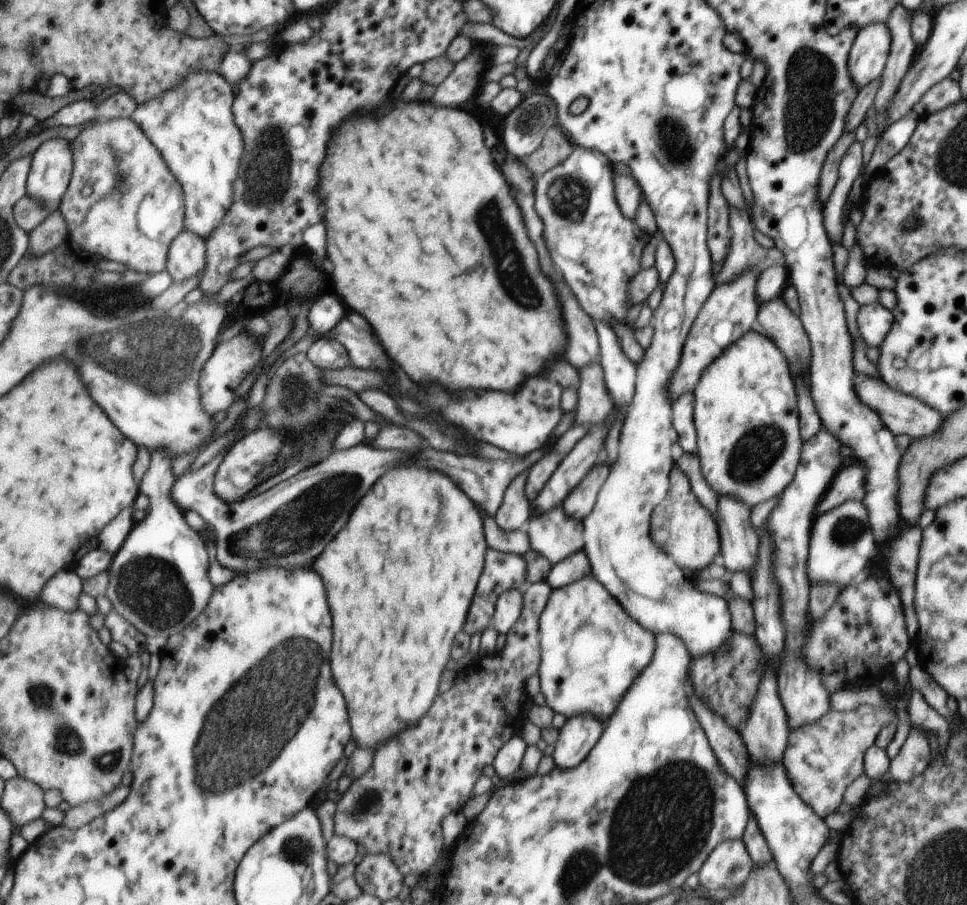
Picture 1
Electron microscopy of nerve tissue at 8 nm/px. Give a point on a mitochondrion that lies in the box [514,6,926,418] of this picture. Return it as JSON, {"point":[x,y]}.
{"point":[808,111]}

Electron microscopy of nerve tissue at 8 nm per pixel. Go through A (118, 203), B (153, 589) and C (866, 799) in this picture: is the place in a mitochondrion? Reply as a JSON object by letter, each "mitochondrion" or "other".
{"A":"mitochondrion","B":"mitochondrion","C":"other"}

